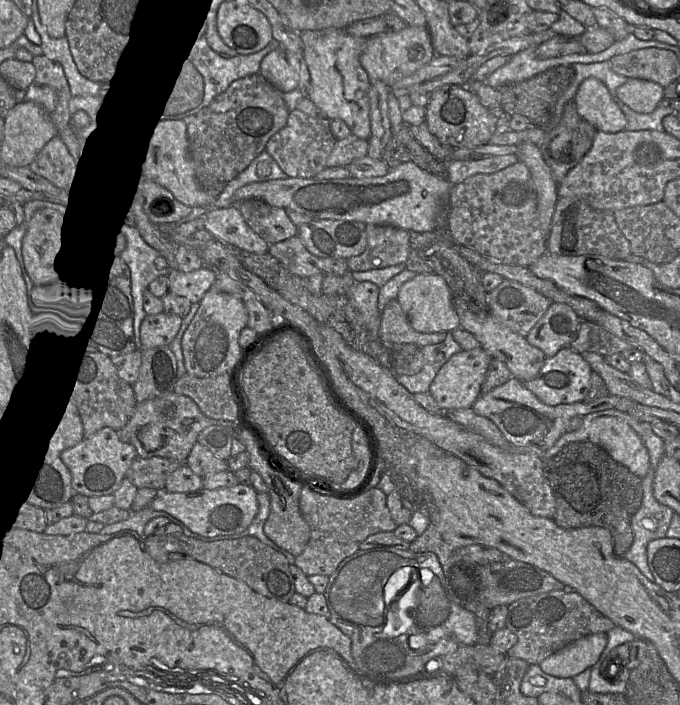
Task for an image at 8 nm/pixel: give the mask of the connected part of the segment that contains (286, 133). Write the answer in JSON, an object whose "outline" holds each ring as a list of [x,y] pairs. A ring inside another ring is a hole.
{"outline":[[[299,109],[290,111],[286,125],[273,135],[266,144],[265,151],[291,178],[314,178],[326,168],[326,161],[337,139],[332,134],[328,118],[315,118]]]}

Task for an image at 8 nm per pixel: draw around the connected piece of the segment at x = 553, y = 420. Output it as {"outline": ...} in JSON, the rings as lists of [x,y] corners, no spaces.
{"outline":[[[511,377],[506,383],[481,394],[472,406],[474,412],[489,418],[513,446],[534,445],[546,451],[566,432],[573,417],[613,409],[620,396],[606,395],[591,402],[550,406],[539,400],[521,380]]]}

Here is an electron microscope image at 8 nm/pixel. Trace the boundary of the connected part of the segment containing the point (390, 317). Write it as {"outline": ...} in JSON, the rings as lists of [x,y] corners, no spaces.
{"outline":[[[397,299],[389,301],[381,312],[379,339],[385,345],[414,344],[423,347],[440,343],[446,336],[446,332],[415,331]]]}

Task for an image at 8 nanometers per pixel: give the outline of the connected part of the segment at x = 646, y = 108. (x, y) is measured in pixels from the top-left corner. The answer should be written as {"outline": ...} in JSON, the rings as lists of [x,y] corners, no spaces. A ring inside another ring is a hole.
{"outline":[[[628,78],[617,89],[618,99],[637,113],[651,113],[664,98],[664,88],[652,81]]]}

